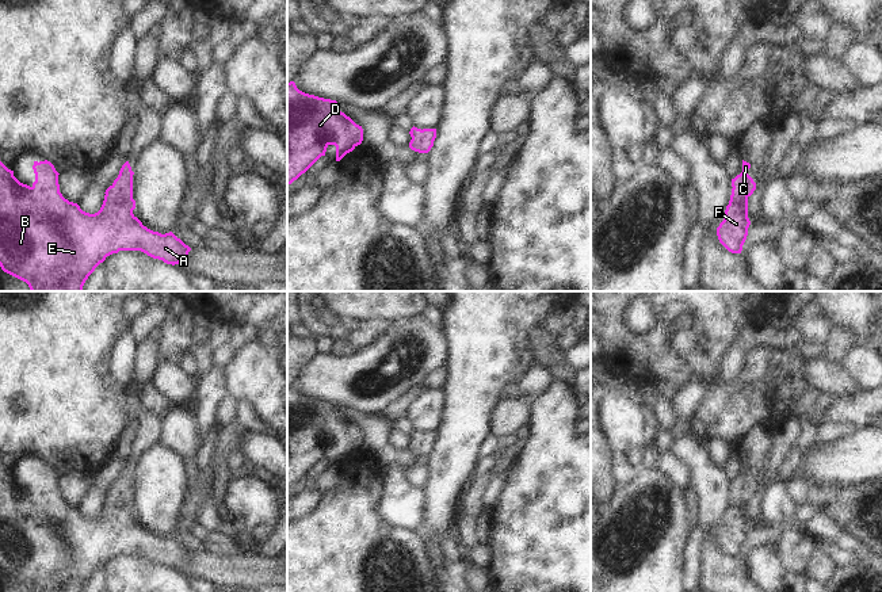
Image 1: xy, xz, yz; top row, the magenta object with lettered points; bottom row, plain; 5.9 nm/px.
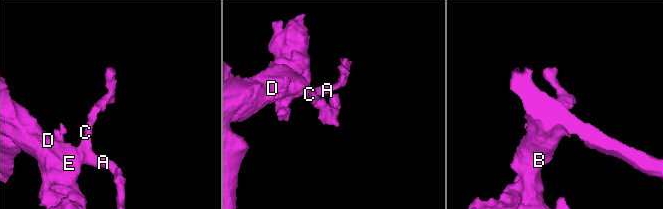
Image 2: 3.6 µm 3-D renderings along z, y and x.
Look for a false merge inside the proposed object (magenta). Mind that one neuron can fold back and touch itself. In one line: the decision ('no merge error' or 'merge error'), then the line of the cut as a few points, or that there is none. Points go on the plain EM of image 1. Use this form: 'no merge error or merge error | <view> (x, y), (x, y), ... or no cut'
no merge error | no cut

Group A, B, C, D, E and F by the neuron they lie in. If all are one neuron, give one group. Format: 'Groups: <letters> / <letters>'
Groups: A B C D E F

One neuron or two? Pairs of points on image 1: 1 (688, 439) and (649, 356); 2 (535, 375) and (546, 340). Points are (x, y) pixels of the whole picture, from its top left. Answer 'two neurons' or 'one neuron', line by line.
1: two neurons
2: two neurons

